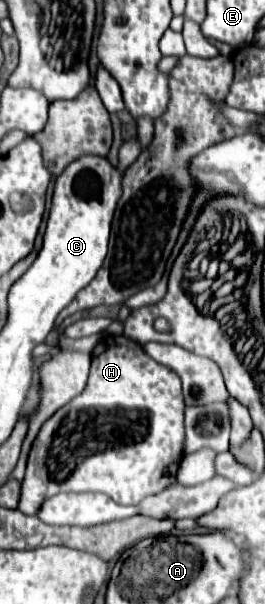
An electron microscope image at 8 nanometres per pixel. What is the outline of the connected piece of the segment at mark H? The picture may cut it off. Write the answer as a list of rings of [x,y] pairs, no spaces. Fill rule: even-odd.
[[[105,335],[93,349],[91,373],[85,391],[77,395],[71,403],[61,407],[41,427],[33,443],[27,473],[21,483],[19,511],[23,511],[25,515],[39,513],[43,523],[77,527],[93,527],[111,523],[115,519],[139,515],[139,507],[125,505],[137,505],[141,499],[177,485],[177,471],[183,459],[185,443],[183,413],[185,403],[181,395],[181,381],[177,379],[177,375],[171,369],[153,361],[139,343],[131,343],[131,339],[123,335]]]

